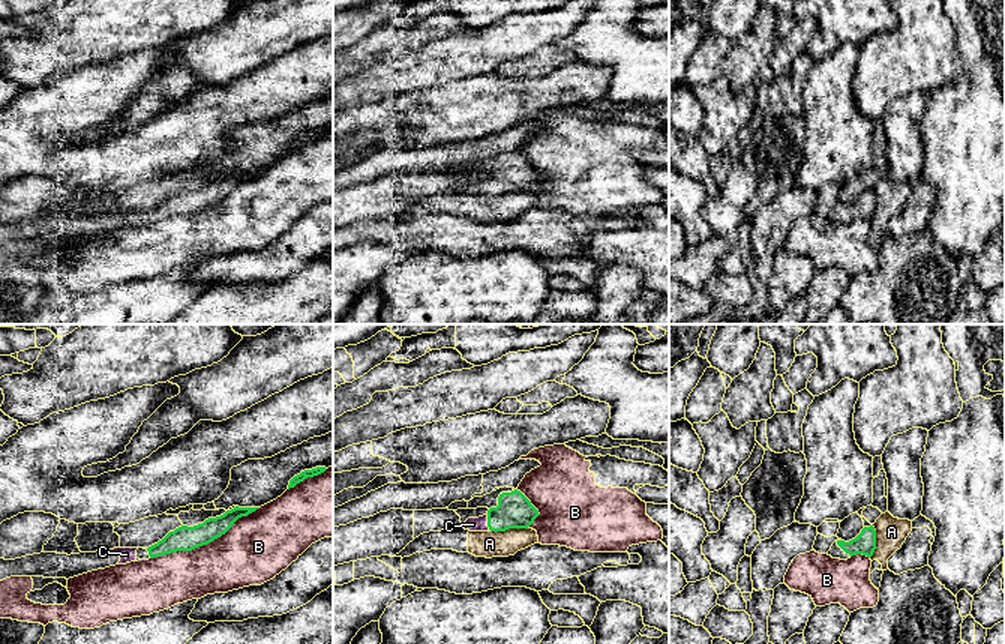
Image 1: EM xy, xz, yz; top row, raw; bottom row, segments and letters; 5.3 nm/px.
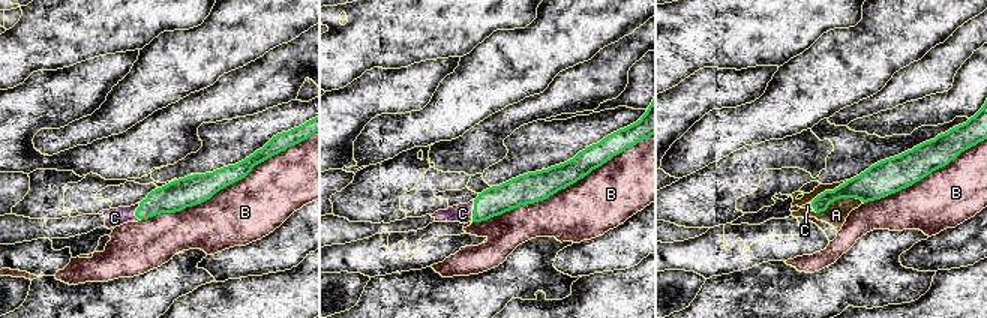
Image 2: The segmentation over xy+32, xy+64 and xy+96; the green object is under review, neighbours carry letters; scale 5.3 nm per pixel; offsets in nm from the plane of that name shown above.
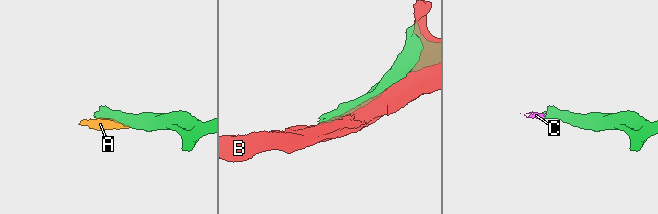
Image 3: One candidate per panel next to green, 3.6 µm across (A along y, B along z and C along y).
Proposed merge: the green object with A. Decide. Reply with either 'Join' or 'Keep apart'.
Keep apart

